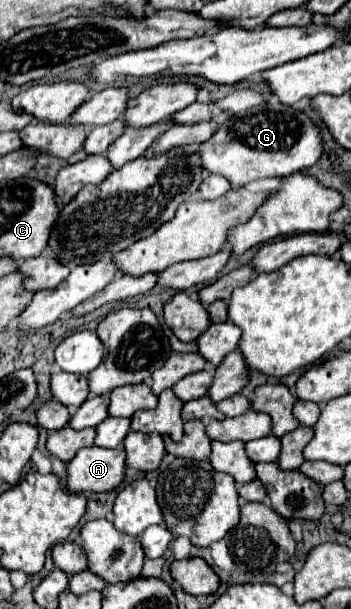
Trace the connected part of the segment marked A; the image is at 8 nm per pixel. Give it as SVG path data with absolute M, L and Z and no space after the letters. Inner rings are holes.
M83 447L67 463L67 481L71 493L85 491L113 491L125 477L125 451L103 449L103 447ZM75 485L75 489L73 489Z

